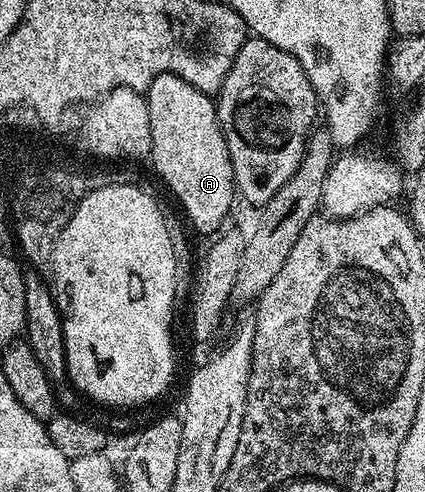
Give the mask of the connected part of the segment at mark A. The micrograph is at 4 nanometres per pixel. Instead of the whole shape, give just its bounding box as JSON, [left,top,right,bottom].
[145,72,237,233]

